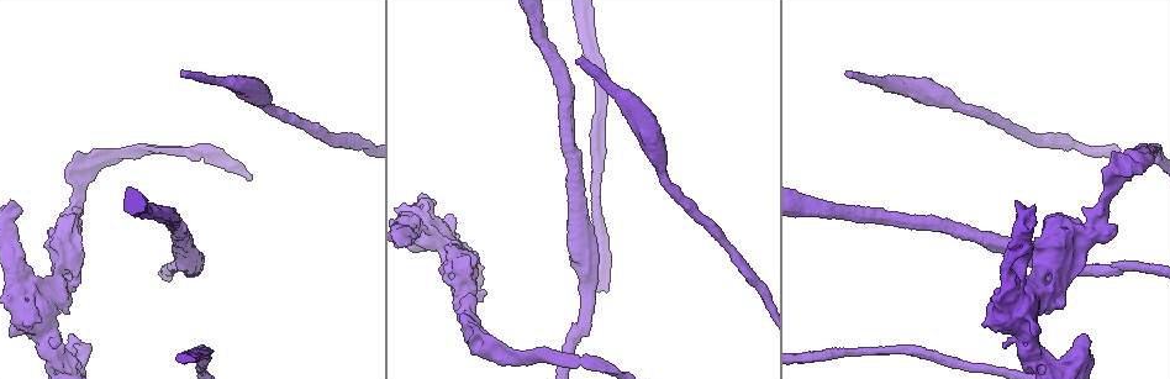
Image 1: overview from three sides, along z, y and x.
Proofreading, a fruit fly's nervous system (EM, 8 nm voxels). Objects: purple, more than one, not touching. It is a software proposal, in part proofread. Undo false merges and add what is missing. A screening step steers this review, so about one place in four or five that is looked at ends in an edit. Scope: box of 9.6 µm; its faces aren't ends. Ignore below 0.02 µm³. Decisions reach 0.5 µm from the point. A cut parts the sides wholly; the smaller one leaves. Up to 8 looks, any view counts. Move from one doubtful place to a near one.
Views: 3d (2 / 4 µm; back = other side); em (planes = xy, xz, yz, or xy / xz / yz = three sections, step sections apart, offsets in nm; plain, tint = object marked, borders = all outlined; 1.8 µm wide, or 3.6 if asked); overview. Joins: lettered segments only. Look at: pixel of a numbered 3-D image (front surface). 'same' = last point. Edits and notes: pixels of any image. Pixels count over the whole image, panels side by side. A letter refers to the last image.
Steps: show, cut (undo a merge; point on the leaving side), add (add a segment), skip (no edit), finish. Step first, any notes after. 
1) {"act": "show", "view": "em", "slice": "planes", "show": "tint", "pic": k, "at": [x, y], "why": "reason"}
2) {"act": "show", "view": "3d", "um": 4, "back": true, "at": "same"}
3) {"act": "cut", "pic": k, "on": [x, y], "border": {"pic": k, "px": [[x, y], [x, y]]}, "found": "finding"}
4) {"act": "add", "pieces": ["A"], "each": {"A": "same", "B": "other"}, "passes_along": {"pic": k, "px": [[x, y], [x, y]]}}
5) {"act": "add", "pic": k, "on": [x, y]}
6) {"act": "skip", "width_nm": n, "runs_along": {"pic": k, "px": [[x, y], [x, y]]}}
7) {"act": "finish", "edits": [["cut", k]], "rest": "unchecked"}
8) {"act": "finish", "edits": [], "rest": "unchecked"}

{"act": "show", "view": "em", "slice": "yz", "step": 4, "show": "borders", "pic": 1, "at": [577, 62], "why": "free end"}

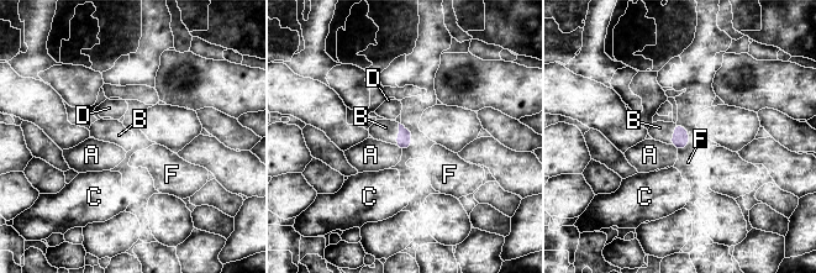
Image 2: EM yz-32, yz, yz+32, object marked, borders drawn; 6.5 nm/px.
{"act": "add", "pieces": ["B"], "each": {"A": "other", "B": "same", "C": "other", "D": "other", "F": "other"}, "found": "it goes on there"}

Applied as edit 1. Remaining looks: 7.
{"act": "show", "view": "overview", "why": "redraw"}

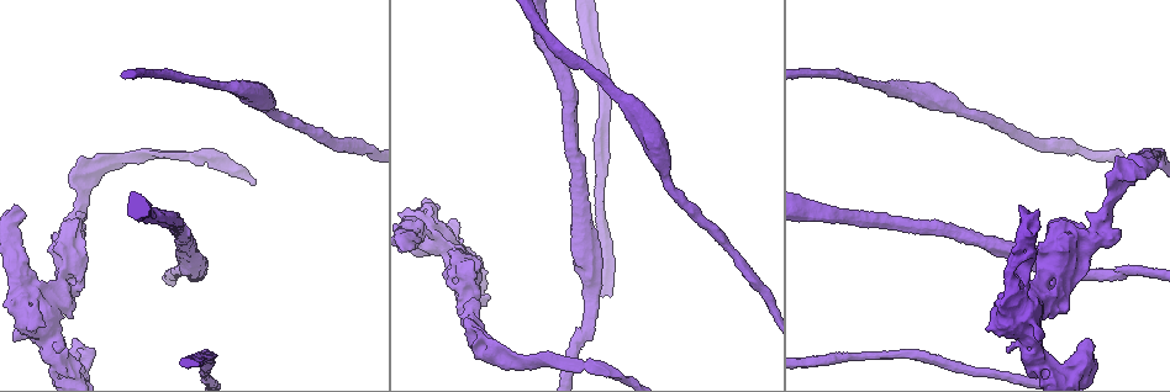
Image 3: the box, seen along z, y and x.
{"act": "show", "view": "3d", "um": 2, "pic": 3, "at": [1109, 234], "why": "abrupt turn"}

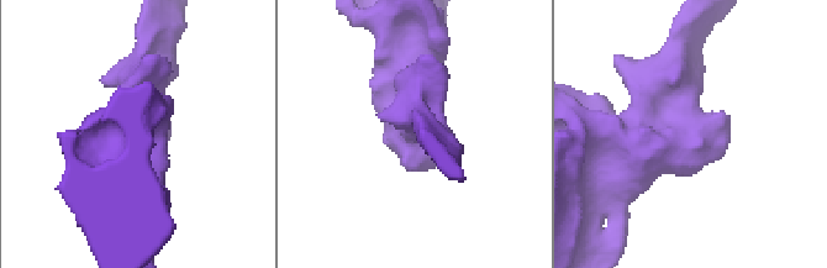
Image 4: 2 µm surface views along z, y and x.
{"act": "show", "view": "em", "slice": "xy", "step": 8, "show": "plain", "pic": 4, "at": [687, 125], "why": "need the tissue"}

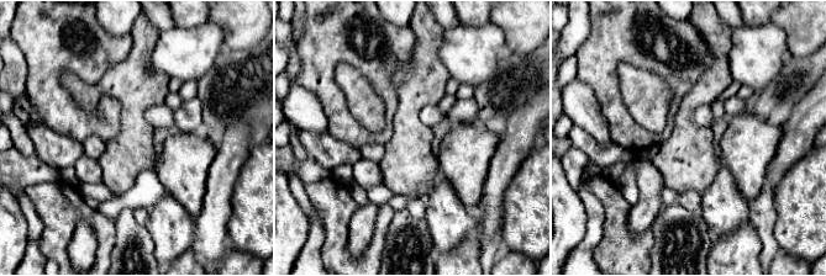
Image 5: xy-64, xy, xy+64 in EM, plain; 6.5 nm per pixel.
{"act": "show", "view": "em", "slice": "xy", "step": 8, "show": "borders", "at": "same"}

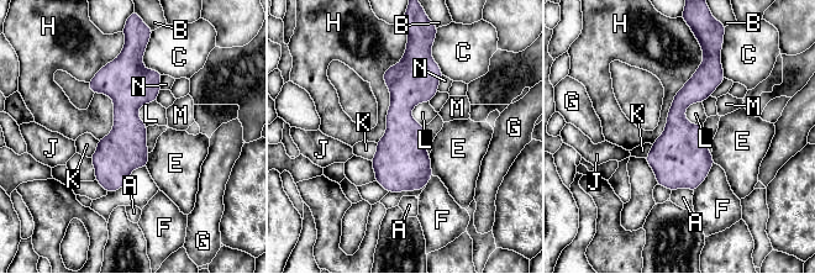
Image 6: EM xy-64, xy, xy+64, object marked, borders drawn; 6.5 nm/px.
{"act": "skip", "width_nm": 280, "each": {"A": "other", "B": "other", "C": "other", "E": "other", "F": "other", "G": "other", "H": "other", "J": "other", "K": "other", "L": "other", "M": "other", "N": "other"}, "border": {"pic": 6, "px": [[689, 104], [684, 116], [703, 125]]}, "found": "one neuron here"}

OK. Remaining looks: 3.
{"act": "show", "view": "em", "slice": "xz", "step": 4, "show": "tint", "pic": 3, "at": [71, 364], "why": "calibre changes"}

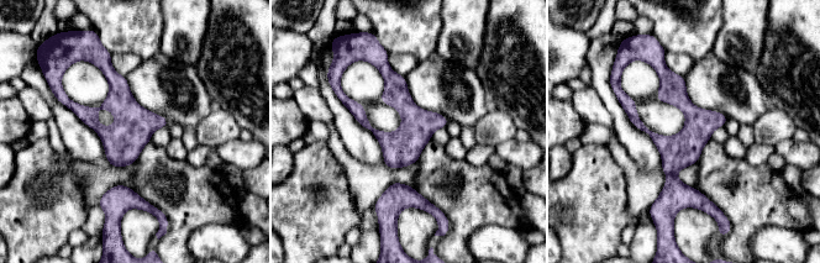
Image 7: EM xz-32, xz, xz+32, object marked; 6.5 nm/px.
{"act": "show", "view": "em", "slice": "xy", "step": 4, "show": "borders", "at": "same"}

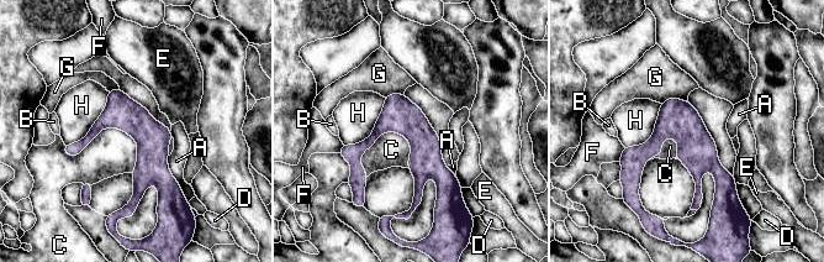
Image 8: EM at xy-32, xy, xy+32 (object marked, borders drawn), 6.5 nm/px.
{"act": "skip", "width_nm": 220, "each": {"A": "other", "B": "other", "C": "other", "D": "other", "E": "other", "F": "other", "G": "other", "H": "other"}, "border": {"pic": 8, "px": [[138, 146], [102, 129], [62, 150]]}, "found": "continuous, no second neuron"}

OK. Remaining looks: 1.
{"act": "finish", "edits": [["add", 2]], "rest": "unchecked"}

